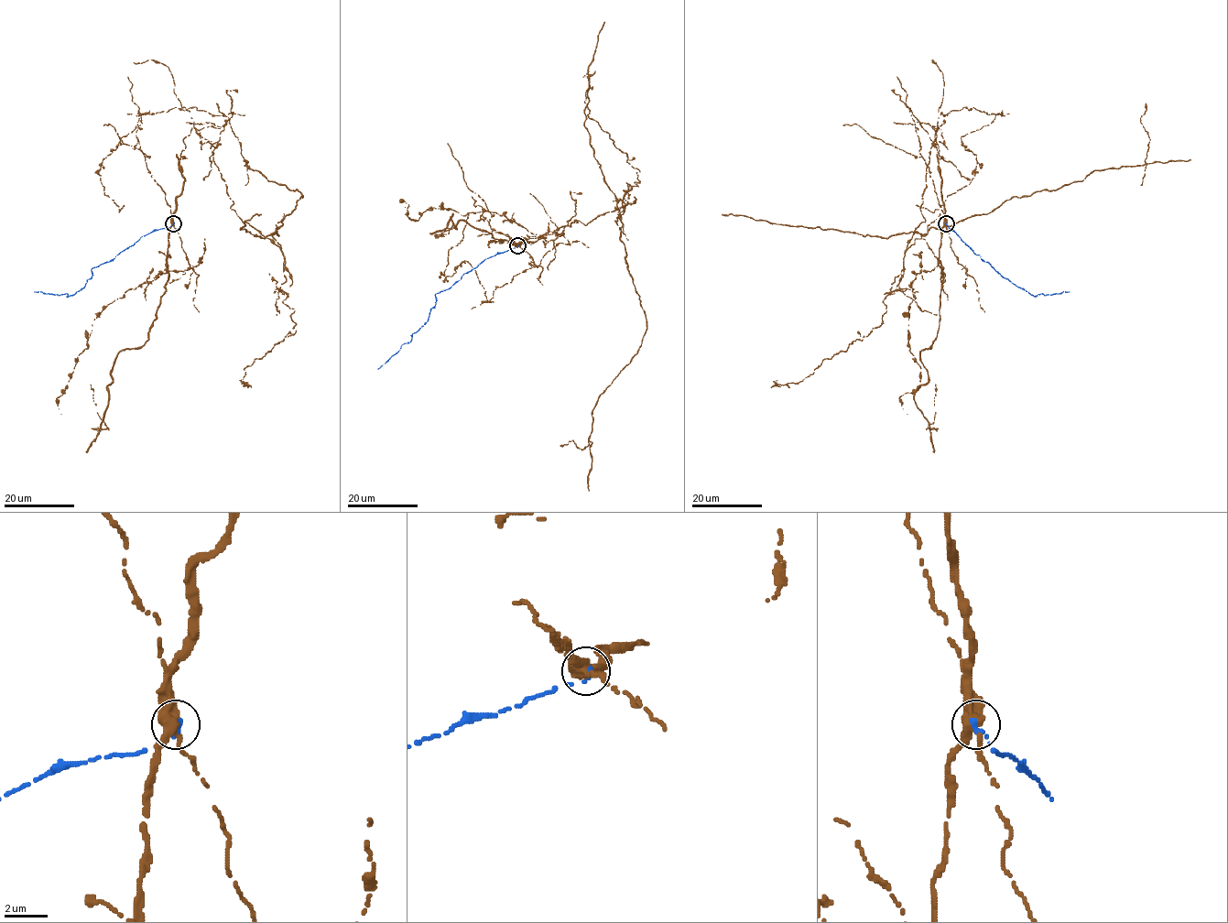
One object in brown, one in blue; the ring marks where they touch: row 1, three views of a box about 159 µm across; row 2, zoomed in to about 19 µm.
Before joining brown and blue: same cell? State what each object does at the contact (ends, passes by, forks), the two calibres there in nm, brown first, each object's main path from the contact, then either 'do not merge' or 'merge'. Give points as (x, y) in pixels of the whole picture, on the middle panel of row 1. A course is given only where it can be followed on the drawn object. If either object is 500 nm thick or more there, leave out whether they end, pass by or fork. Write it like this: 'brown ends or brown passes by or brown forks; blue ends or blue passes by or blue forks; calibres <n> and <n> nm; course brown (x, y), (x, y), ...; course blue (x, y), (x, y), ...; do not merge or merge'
brown forks; blue ends; calibres 420 and 240 nm; course brown (517, 245), (624, 207), (616, 222), (646, 329), (600, 396), (589, 444), (560, 445); course blue (517, 245), (484, 259), (448, 288), (437, 293), (426, 322), (378, 369); do not merge

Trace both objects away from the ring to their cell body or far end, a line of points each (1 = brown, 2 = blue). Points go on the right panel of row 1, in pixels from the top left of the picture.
1: (946, 223), (938, 127), (925, 221), (907, 248), (1014, 196), (1142, 166), (1146, 103)
2: (946, 223), (981, 258), (1031, 295), (1070, 292)

